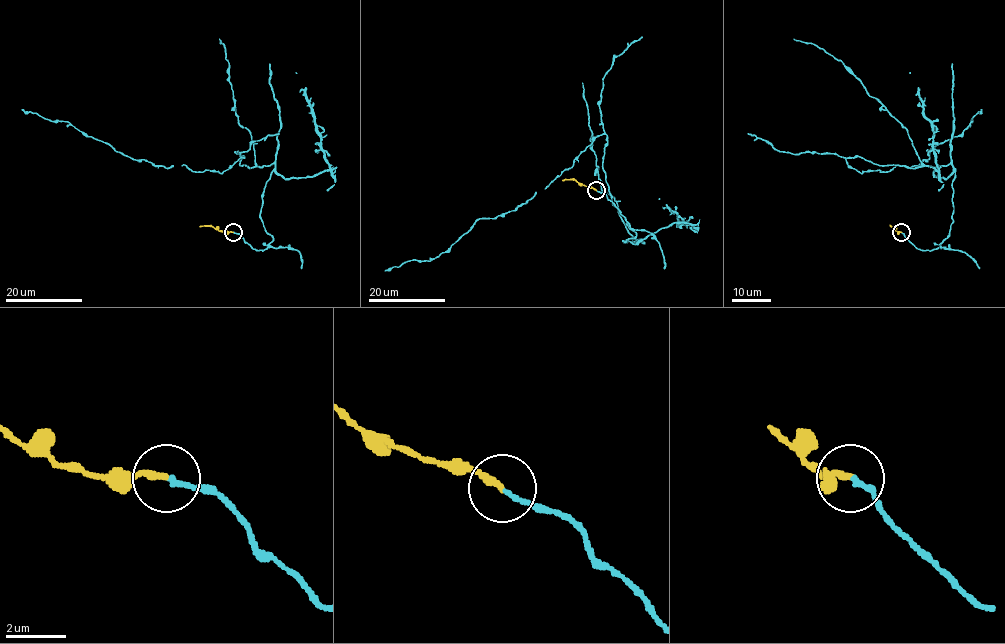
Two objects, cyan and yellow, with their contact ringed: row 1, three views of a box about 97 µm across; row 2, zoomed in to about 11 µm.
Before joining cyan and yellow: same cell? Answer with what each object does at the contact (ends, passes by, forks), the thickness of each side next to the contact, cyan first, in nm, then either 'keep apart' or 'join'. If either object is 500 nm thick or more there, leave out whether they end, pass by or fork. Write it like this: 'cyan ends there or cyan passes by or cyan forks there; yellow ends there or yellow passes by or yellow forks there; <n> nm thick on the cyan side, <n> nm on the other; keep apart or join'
cyan ends there; yellow ends there; 150 nm thick on the cyan side, 200 nm on the other; join

